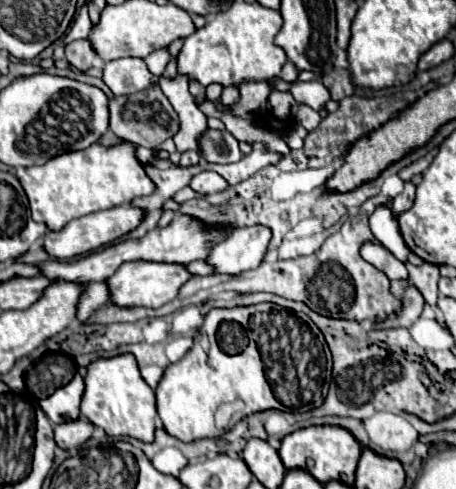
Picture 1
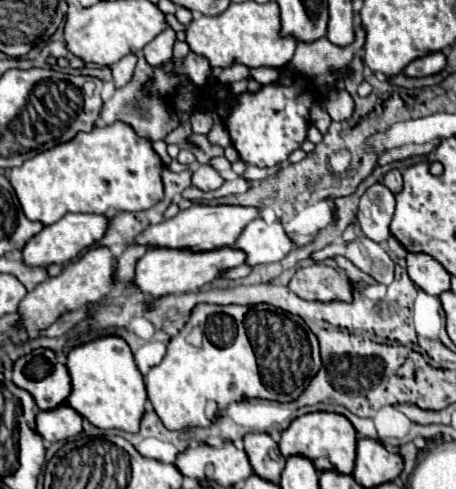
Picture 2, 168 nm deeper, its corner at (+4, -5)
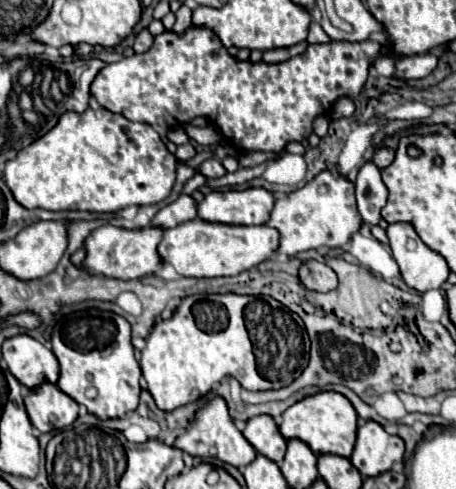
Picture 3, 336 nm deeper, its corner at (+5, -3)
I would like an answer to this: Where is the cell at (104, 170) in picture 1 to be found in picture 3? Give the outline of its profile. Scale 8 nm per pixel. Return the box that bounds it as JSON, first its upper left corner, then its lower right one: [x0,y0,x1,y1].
[5,108,177,212]

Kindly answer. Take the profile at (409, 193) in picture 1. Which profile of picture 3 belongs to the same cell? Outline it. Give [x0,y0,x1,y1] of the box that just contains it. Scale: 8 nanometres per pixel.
[373,148,395,170]

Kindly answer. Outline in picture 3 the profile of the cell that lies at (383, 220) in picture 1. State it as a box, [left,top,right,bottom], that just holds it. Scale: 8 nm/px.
[355,162,387,226]

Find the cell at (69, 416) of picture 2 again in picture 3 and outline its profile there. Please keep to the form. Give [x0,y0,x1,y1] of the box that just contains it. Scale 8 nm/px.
[25,384,79,432]

